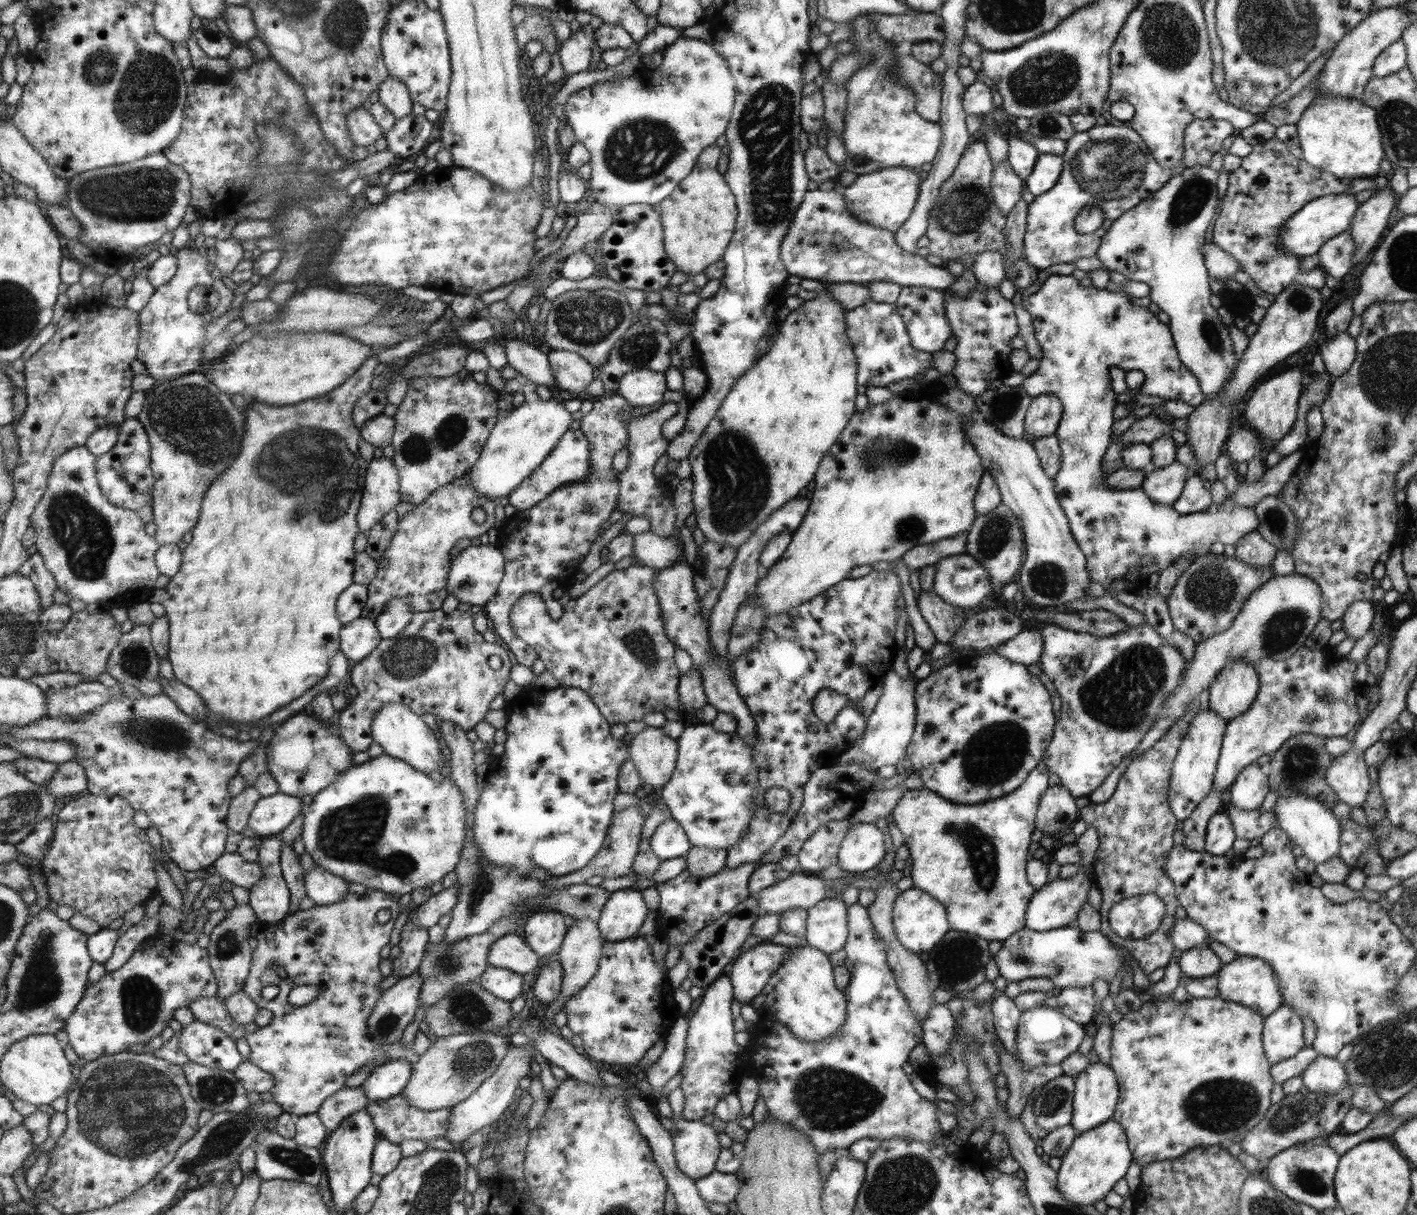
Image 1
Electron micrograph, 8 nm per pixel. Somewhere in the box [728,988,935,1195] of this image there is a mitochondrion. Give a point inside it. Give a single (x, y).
(828, 1098)

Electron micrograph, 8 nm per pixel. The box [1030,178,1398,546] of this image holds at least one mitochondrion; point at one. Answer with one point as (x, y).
(1214, 341)

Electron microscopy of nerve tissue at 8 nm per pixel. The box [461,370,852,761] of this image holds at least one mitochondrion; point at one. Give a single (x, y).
(739, 476)

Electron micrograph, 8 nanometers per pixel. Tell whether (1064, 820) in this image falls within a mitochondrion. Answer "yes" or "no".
no

